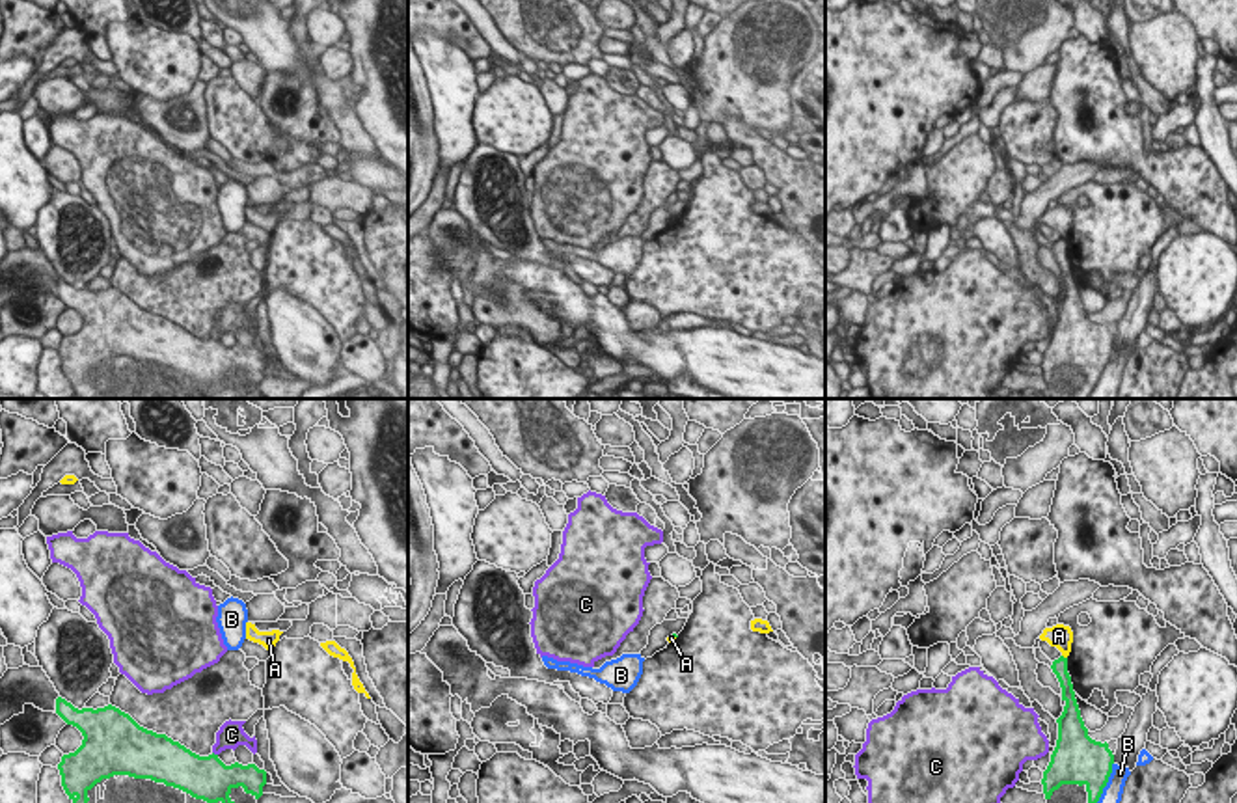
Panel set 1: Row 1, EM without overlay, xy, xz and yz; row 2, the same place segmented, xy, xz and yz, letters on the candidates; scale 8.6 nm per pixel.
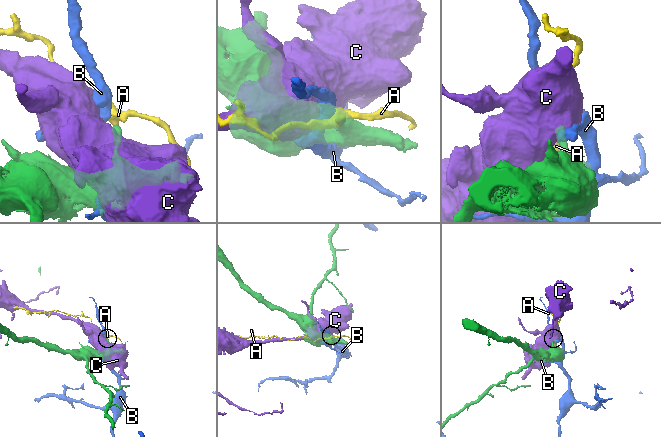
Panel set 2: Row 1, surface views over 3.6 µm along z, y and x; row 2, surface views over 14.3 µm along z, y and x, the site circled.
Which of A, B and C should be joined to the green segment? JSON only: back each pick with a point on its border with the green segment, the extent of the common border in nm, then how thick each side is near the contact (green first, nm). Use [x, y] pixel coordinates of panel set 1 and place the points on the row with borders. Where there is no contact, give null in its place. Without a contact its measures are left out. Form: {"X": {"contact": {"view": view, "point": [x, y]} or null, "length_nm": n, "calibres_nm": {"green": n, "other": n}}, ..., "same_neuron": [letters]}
{"same_neuron": []}

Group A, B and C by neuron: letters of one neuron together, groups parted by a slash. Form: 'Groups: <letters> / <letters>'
Groups: A / B / C.

